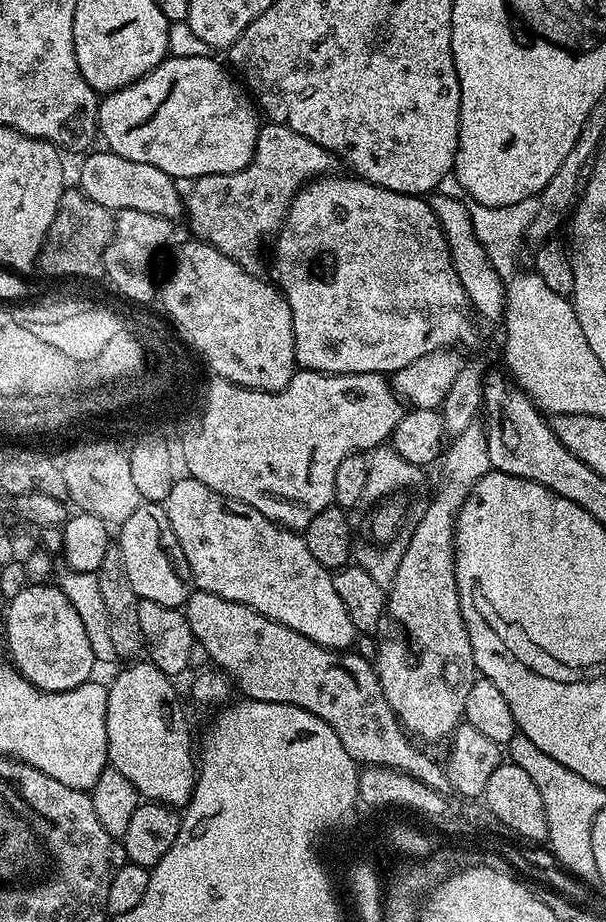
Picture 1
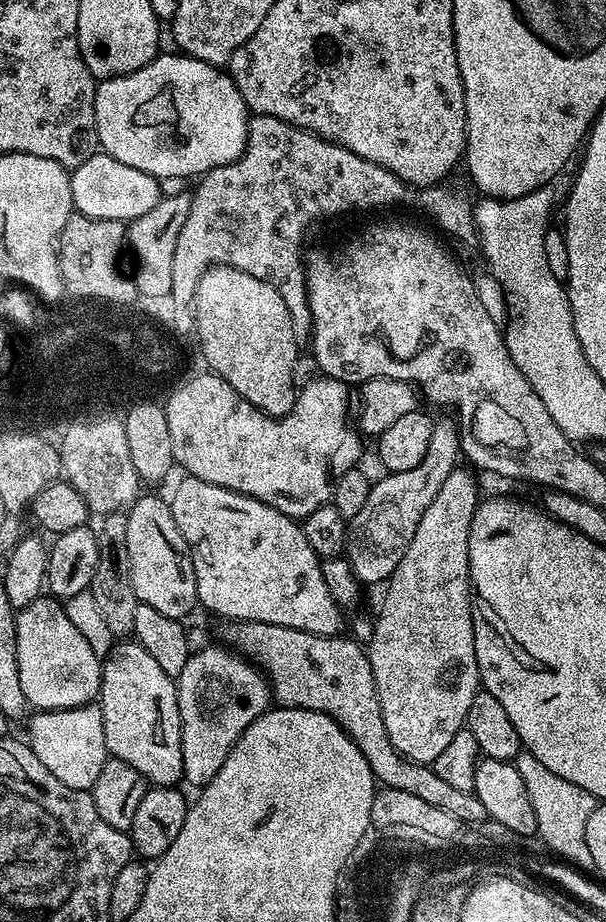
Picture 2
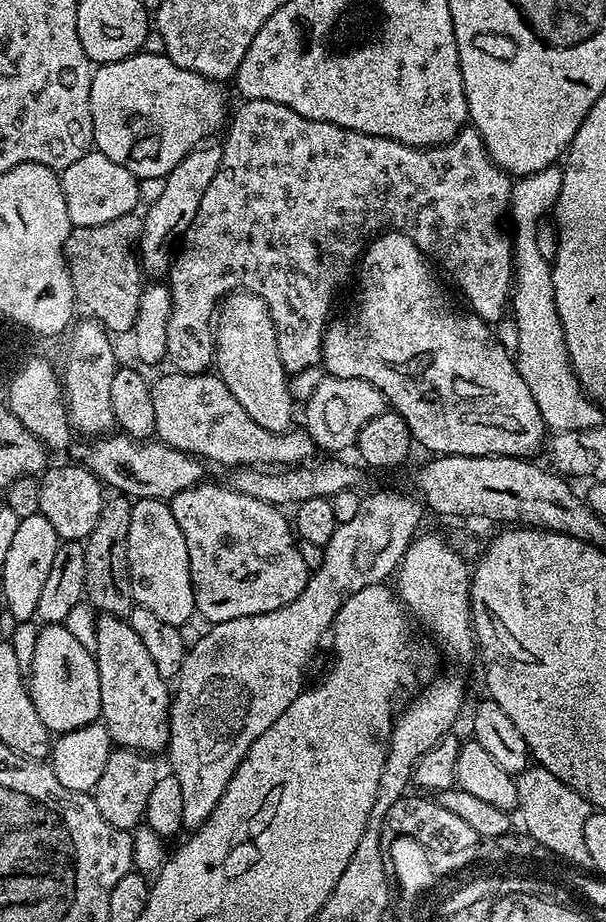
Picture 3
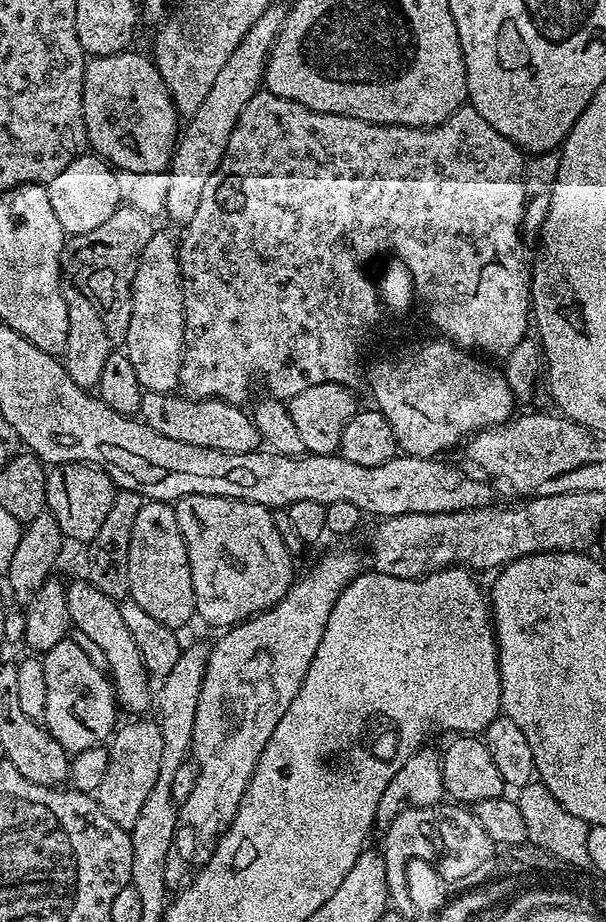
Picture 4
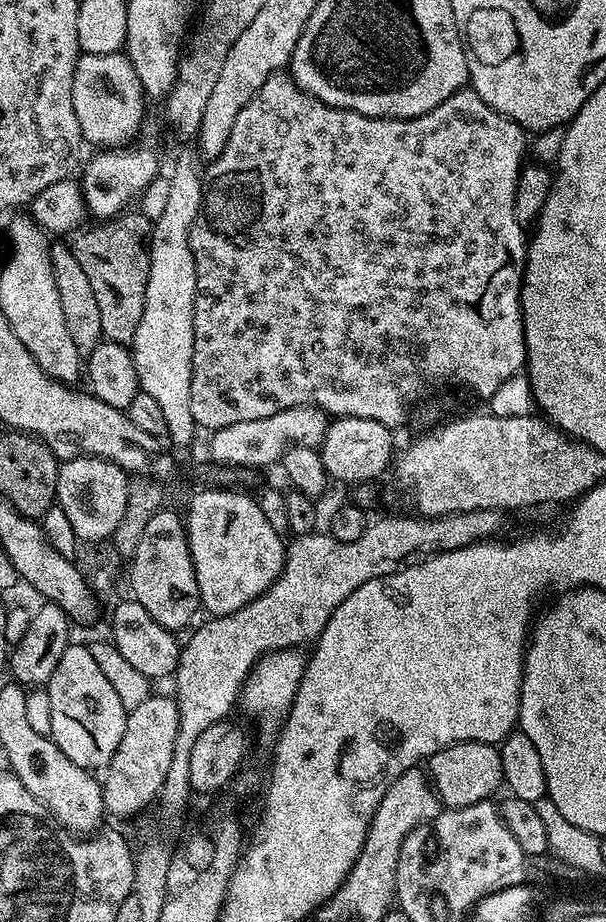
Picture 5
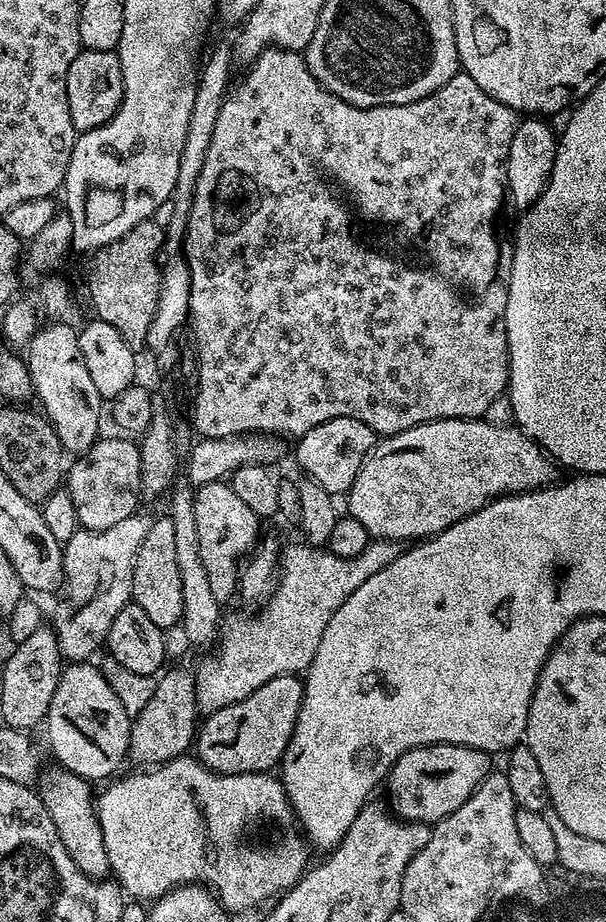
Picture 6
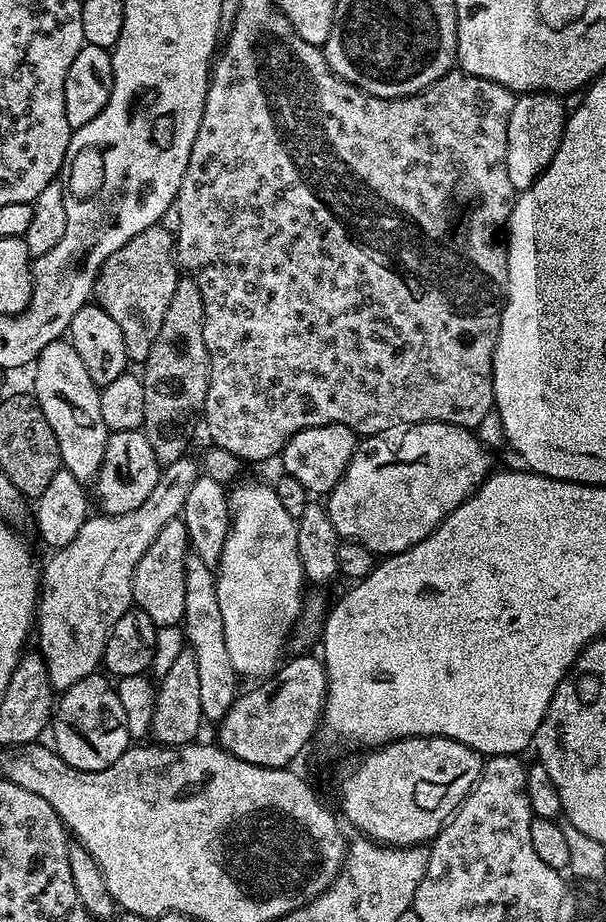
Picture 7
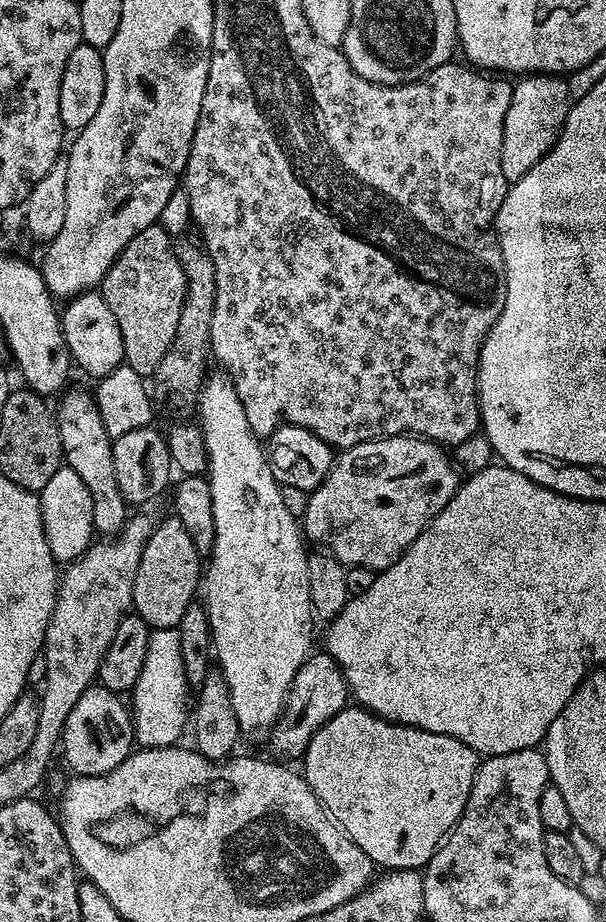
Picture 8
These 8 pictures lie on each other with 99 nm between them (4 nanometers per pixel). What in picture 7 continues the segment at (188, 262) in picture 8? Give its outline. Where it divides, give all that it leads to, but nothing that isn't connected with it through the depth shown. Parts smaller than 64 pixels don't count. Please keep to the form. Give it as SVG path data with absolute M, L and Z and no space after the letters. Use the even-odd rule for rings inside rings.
M190 274L181 275L174 286L174 298L170 298L166 318L162 318L162 330L158 330L158 338L154 338L154 346L150 346L150 354L142 361L142 379L146 390L146 418L142 431L150 446L154 446L154 454L162 466L178 462L178 458L185 456L189 451L188 443L192 440L192 431L196 427L199 429L202 424L212 377L206 338L202 338L205 318L206 310L202 306L202 290L198 290L198 282Z

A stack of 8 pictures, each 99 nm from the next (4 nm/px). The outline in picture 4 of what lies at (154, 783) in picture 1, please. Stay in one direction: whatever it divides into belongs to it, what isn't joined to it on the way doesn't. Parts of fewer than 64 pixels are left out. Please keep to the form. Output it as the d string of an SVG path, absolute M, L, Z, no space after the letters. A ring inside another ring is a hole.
M87 578L76 580L73 584L69 583L67 589L72 628L86 634L86 638L90 638L90 642L94 645L95 651L97 653L100 651L104 655L103 663L112 681L117 705L123 711L125 708L128 712L136 712L132 714L147 713L144 711L147 710L151 700L153 703L154 692L148 689L150 677L144 668L142 654L138 654L138 646L122 618L120 604L111 596L102 594L102 590L98 590L98 586L94 586ZM106 663L108 663L108 668Z

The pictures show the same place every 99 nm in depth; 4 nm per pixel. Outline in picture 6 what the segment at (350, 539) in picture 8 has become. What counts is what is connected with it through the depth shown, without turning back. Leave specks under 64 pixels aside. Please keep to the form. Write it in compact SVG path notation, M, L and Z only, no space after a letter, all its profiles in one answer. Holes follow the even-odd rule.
M435 420L383 437L364 459L354 486L346 494L347 515L366 526L369 537L377 540L423 542L444 532L463 516L485 508L499 496L537 492L557 483L558 465L543 448L515 426L494 426L487 420Z

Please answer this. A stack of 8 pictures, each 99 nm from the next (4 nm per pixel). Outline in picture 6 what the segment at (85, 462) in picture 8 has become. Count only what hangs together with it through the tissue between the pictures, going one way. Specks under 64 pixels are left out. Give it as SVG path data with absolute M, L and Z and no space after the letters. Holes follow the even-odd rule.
M68 322L45 323L32 335L32 341L26 346L26 363L32 379L32 391L35 399L40 399L43 415L55 426L65 453L77 457L90 451L101 435L102 401L86 370L86 361L82 359L77 329L64 323Z

